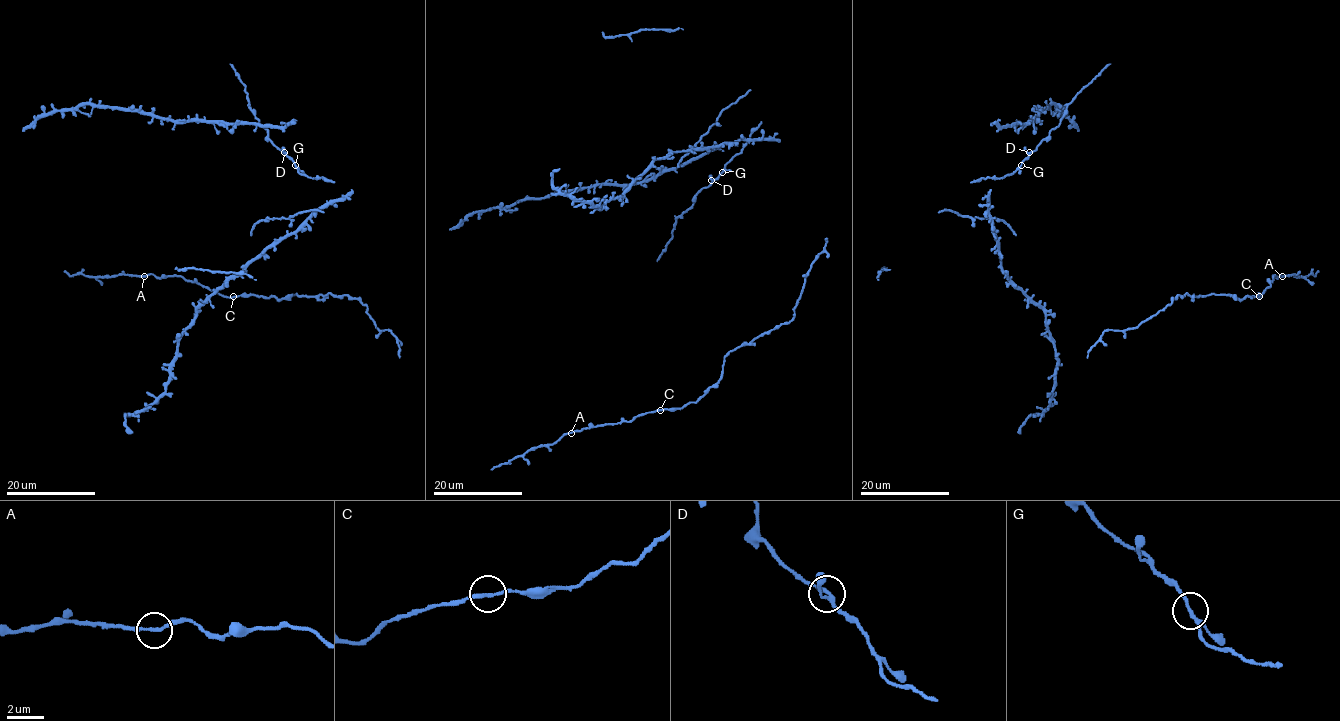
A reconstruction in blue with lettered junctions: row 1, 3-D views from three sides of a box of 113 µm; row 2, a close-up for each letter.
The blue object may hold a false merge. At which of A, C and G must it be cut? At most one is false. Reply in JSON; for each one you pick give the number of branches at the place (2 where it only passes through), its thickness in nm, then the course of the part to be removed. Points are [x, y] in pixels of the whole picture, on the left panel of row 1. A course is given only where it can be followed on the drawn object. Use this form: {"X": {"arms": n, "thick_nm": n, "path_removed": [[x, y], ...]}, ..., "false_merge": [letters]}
{"false_merge": []}

